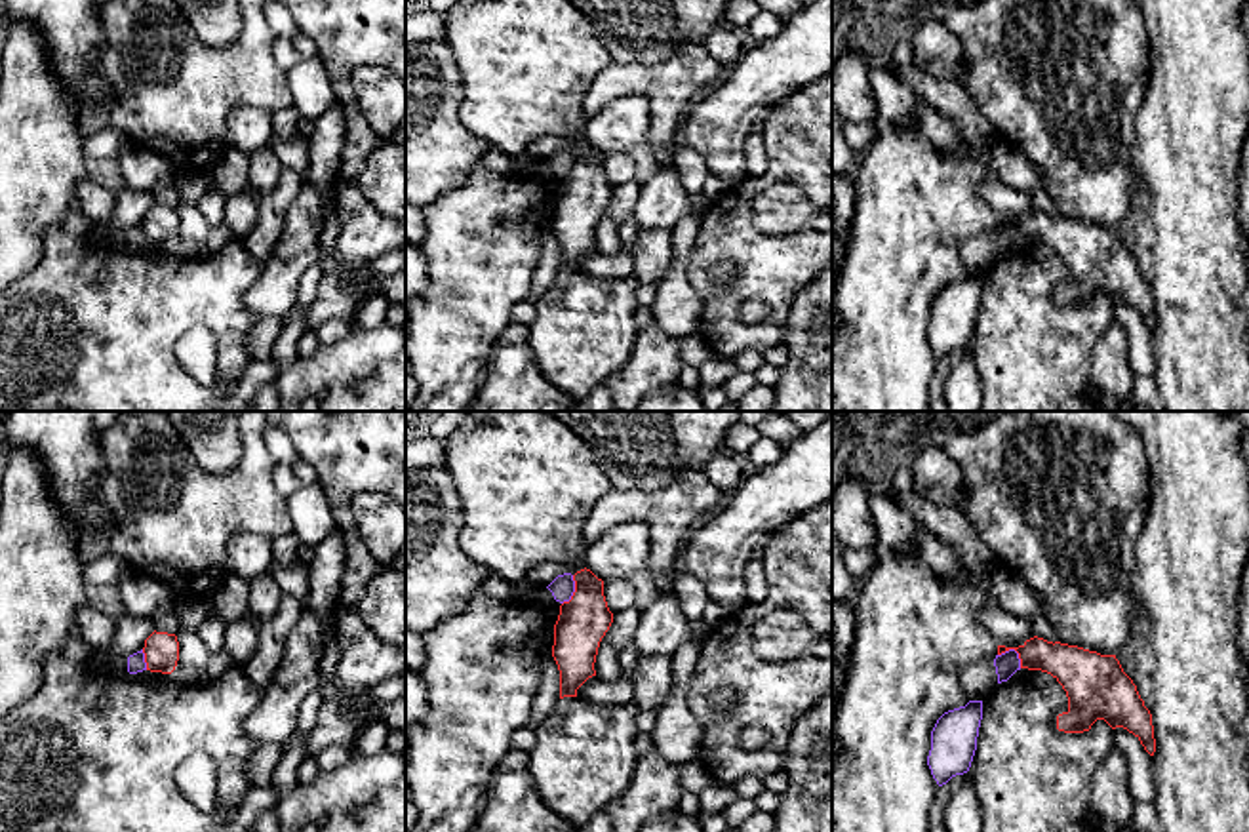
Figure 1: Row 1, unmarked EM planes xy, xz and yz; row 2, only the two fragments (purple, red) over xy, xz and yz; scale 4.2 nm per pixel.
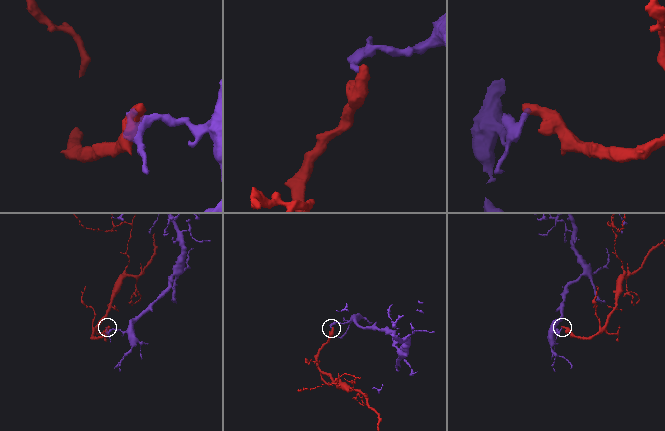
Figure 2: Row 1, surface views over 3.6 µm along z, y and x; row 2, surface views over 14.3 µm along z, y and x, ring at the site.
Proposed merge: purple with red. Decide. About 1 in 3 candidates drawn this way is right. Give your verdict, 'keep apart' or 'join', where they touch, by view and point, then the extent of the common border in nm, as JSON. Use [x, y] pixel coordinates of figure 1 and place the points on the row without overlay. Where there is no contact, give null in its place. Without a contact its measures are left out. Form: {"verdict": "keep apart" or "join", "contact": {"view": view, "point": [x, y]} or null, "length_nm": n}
{"verdict": "keep apart", "contact": {"view": "yz", "point": [1015, 225]}, "length_nm": 120}

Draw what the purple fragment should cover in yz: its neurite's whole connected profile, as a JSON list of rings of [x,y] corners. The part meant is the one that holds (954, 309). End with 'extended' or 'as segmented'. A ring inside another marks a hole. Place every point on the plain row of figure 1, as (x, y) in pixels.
[[[982,274],[944,286],[931,305],[927,339],[939,360],[969,345],[982,293]]]; as segmented

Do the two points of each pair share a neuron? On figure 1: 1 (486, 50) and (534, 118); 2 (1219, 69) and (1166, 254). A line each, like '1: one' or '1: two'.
1: one
2: one

